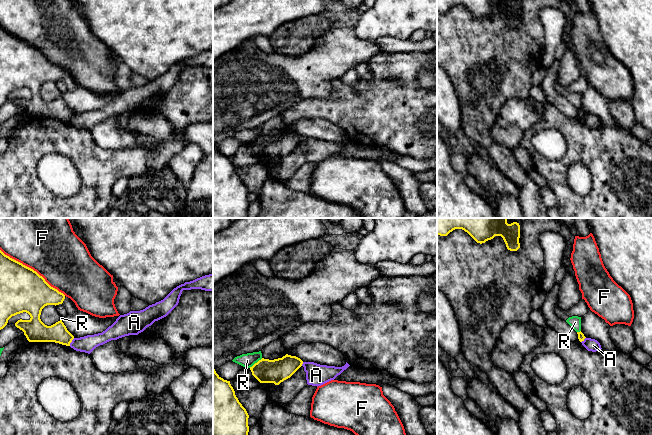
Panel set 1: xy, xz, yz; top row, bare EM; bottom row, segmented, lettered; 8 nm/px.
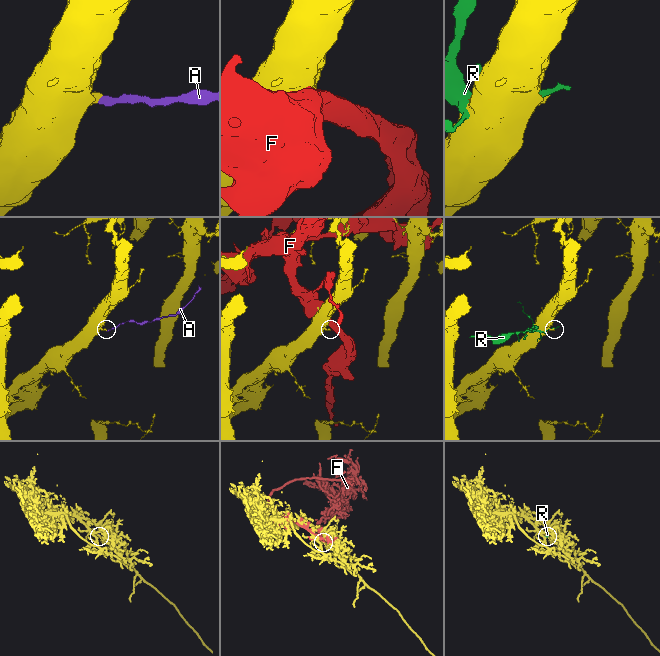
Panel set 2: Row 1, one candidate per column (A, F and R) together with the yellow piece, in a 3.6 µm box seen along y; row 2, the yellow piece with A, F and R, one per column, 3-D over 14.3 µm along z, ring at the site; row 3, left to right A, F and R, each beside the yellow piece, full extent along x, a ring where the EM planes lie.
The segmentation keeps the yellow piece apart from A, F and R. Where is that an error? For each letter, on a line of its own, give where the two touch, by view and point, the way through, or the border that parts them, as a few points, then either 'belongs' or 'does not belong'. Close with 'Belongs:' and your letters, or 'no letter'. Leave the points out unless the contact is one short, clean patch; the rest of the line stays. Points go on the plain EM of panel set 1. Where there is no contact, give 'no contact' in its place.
A: contact xy (71, 117); border xy (74, 114), (69, 121); does not belong
F: contact xy (32, 45); does not belong
R: contact xz (255, 139); does not belong
Belongs: no letter

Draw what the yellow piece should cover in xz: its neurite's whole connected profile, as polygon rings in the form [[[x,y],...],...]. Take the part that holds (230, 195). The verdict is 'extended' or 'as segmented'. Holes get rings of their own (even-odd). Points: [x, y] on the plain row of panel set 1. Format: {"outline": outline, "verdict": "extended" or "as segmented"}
{"outline": [[[213,145],[213,218],[247,218],[249,191],[239,178],[230,157],[221,154]]], "verdict": "as segmented"}

